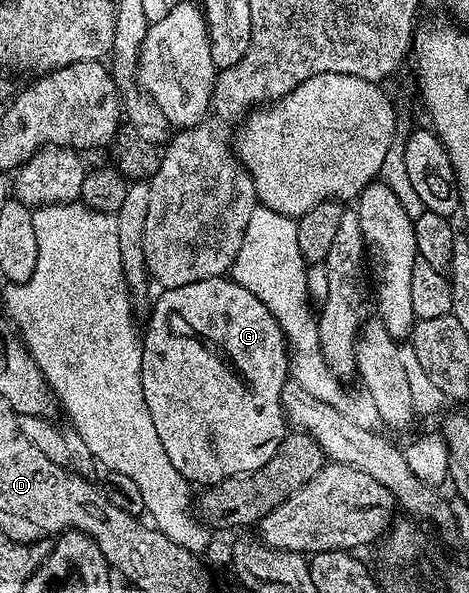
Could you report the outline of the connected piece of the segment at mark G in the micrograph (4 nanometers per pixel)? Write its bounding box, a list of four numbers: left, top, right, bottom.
[140,276,291,488]

